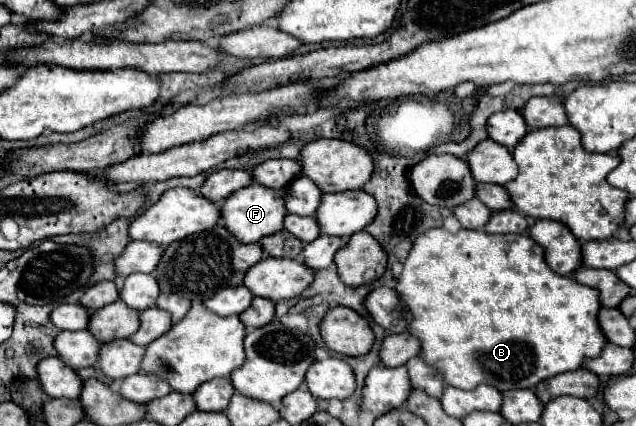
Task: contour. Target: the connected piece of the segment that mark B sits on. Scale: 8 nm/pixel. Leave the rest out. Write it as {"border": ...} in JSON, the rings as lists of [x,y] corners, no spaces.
{"border":[[[428,229],[428,233],[422,233],[416,237],[406,261],[404,261],[404,271],[400,277],[396,277],[396,293],[400,297],[400,303],[404,305],[404,313],[412,315],[412,321],[408,323],[408,333],[414,335],[422,347],[420,347],[420,357],[424,359],[426,365],[432,365],[438,369],[448,385],[460,387],[460,389],[472,389],[480,383],[492,385],[496,389],[508,391],[508,389],[534,389],[540,381],[564,373],[564,371],[574,371],[582,367],[582,361],[586,357],[596,357],[600,355],[606,339],[598,327],[598,291],[586,285],[576,283],[570,277],[556,275],[544,261],[544,249],[534,243],[528,235],[488,235],[484,231],[468,231],[460,229],[458,233],[450,233],[446,229]]]}

